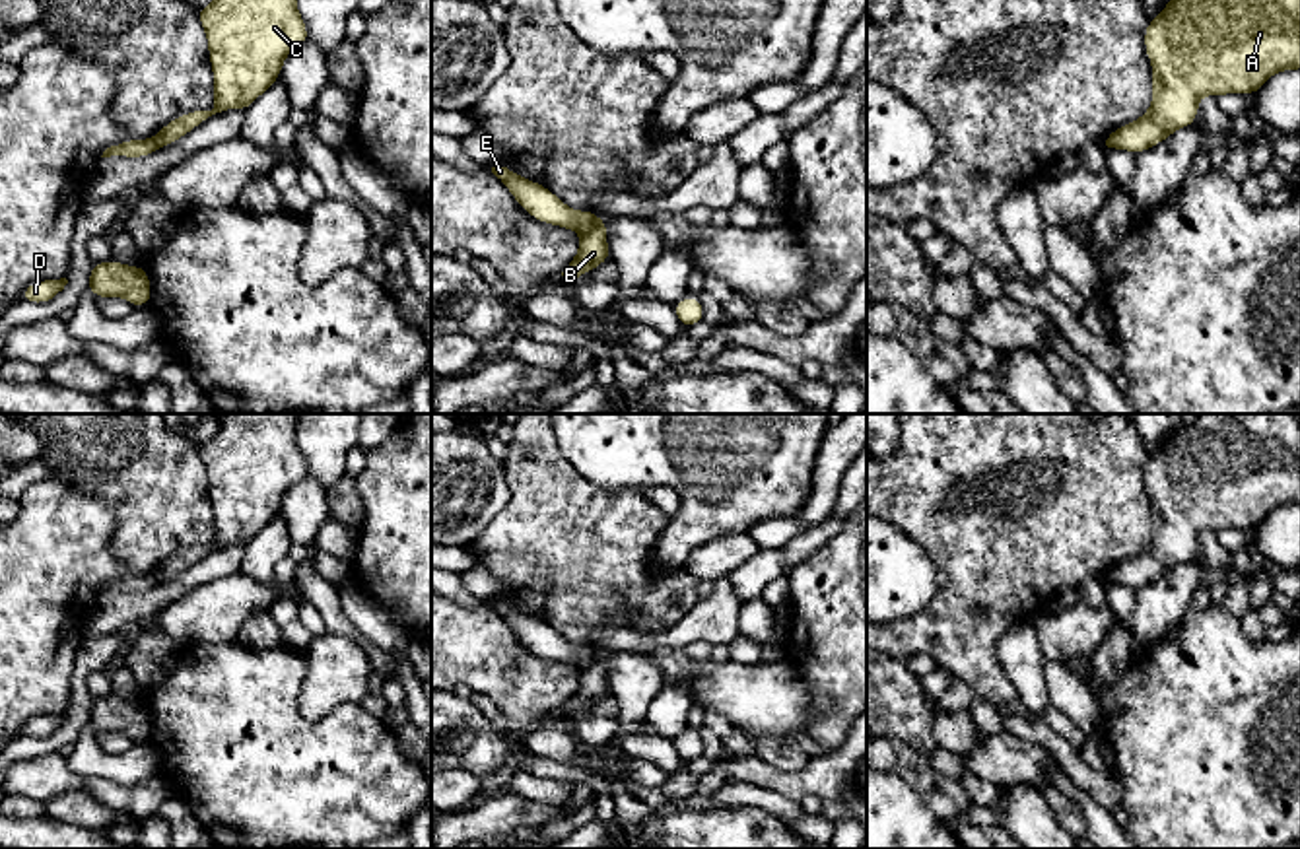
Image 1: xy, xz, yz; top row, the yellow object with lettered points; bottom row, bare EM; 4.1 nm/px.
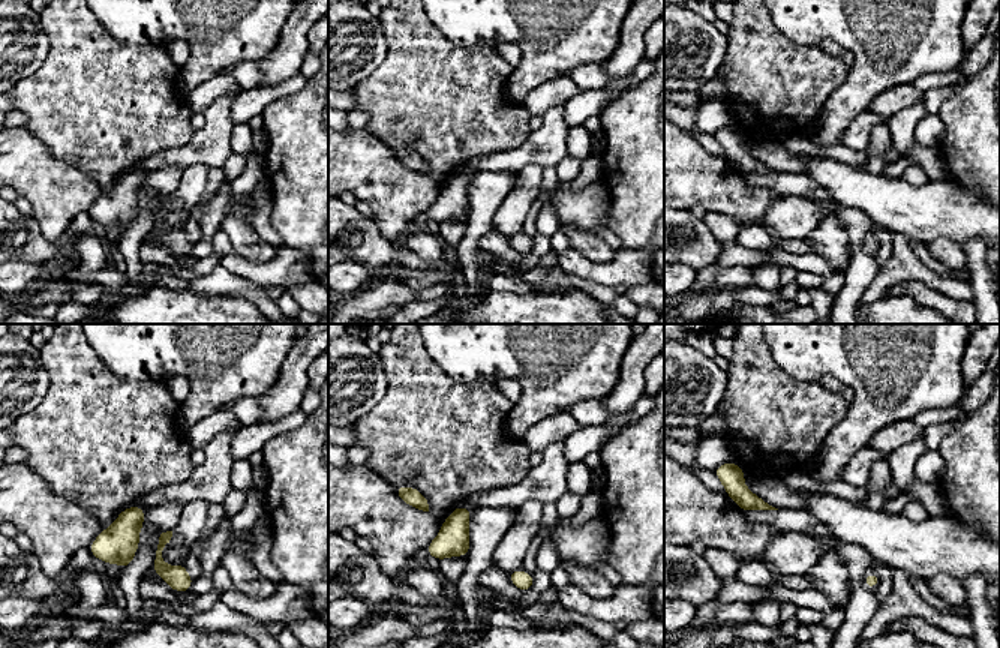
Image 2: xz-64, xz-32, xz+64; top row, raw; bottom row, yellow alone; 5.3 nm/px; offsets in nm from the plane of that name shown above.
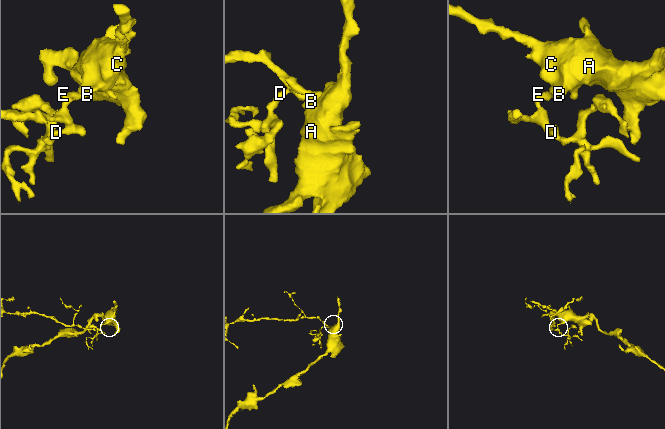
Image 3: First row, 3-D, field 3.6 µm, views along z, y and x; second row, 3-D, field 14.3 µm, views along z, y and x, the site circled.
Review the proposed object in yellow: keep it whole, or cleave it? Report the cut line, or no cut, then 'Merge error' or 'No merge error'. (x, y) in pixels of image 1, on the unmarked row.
Split along xz (597, 653), (581, 671). Merge error

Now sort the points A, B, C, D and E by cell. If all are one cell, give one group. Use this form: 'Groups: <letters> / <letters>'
Groups: A B C / D E

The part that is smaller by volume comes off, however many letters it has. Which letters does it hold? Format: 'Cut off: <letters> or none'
Cut off: D, E

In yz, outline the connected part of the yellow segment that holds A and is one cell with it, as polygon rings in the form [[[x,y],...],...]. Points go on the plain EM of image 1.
[[[1195,414],[1189,425],[1174,429],[1148,457],[1145,484],[1152,499],[1150,544],[1108,571],[1113,583],[1133,591],[1164,577],[1178,563],[1193,561],[1201,530],[1257,528],[1273,509],[1300,505],[1300,424],[1292,414]]]

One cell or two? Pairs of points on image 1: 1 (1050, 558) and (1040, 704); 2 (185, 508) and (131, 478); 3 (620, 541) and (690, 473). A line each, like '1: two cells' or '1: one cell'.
1: two cells
2: one cell
3: two cells

